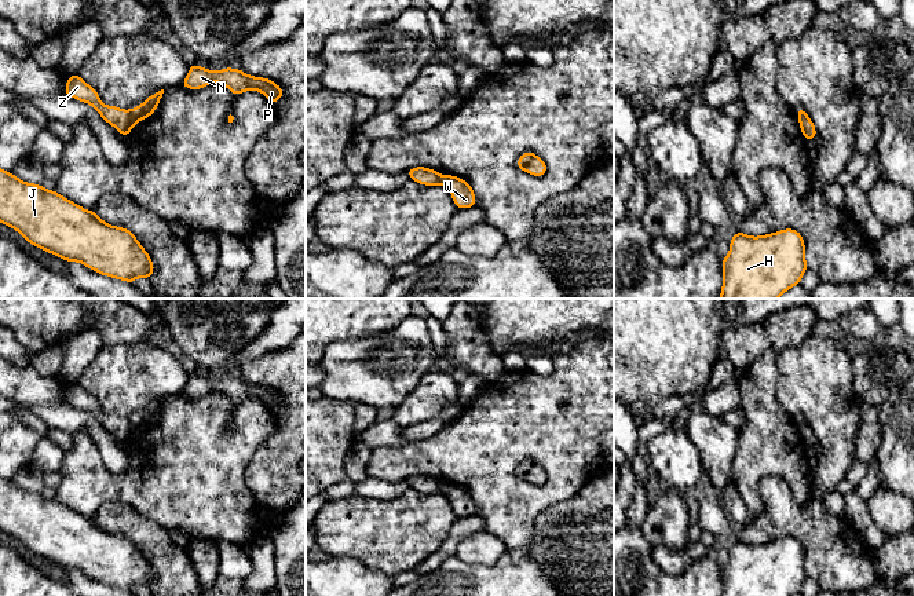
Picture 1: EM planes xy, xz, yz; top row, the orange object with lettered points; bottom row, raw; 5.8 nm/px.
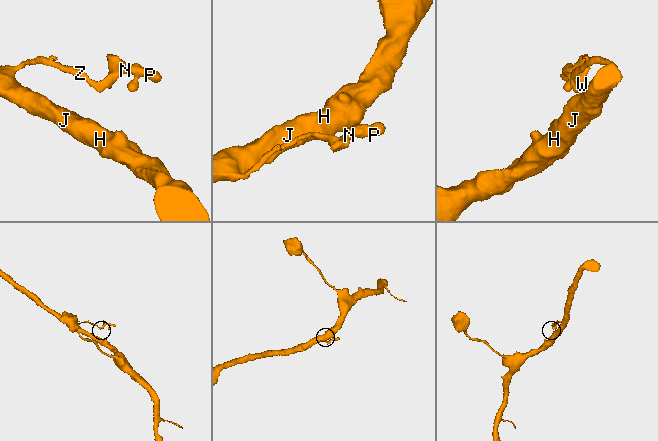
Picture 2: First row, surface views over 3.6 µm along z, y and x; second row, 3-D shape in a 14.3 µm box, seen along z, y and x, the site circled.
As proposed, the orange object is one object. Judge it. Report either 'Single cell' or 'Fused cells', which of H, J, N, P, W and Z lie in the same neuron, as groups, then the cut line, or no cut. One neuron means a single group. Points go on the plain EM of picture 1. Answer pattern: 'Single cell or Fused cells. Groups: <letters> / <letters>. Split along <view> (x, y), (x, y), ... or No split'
Fused cells. Groups: H J Z / N P W. Split along xy (130, 419), (136, 428)

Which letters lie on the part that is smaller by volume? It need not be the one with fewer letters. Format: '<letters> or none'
N, P, W

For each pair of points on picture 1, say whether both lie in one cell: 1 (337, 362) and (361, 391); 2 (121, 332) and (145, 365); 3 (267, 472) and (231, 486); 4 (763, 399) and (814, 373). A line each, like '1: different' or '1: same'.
1: same
2: different
3: different
4: different

